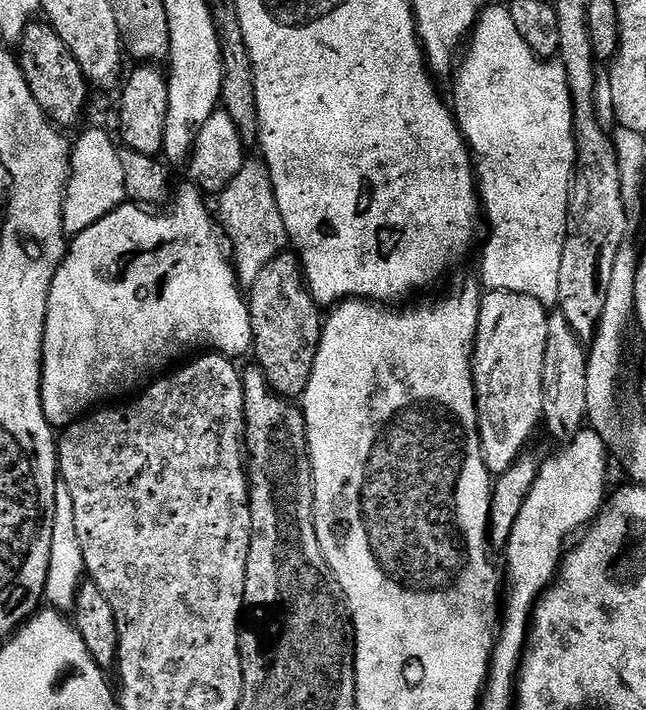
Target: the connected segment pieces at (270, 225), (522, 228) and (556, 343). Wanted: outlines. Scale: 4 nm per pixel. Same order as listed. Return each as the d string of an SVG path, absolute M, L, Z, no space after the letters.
M245 159L242 170L234 174L230 186L226 186L226 190L218 196L220 200L218 224L230 245L236 278L240 281L241 289L244 290L250 290L254 282L258 282L262 270L266 270L270 261L286 248L286 245L280 241L280 228L284 223L282 214L278 210L272 179L263 159L255 159Z
M489 6L480 13L480 19L476 22L476 27L470 33L470 39L466 44L466 51L463 53L462 59L459 61L458 67L455 69L454 77L456 76L456 104L454 103L454 115L457 124L460 125L460 132L468 142L469 149L477 157L484 159L484 165L479 165L478 168L478 191L482 201L482 212L486 217L486 228L488 224L488 245L484 248L484 261L480 264L480 280L479 283L485 289L497 292L498 290L506 290L507 292L517 292L518 294L526 294L530 298L538 298L539 296L558 296L558 270L562 267L562 250L566 242L566 234L568 233L568 199L570 198L570 190L572 189L572 173L576 170L576 133L572 127L572 95L566 78L566 70L560 65L559 59L556 58L541 58L534 54L534 50L530 50L530 46L526 46L526 42L522 38L522 34L518 34L518 29L514 26L514 18L510 18L507 7L495 8Z
M559 310L553 311L548 317L548 329L546 330L546 362L542 366L542 390L544 391L544 415L546 428L560 439L560 442L581 431L586 424L586 370L588 353L585 341L578 339L574 330L570 328L570 322L566 320Z

